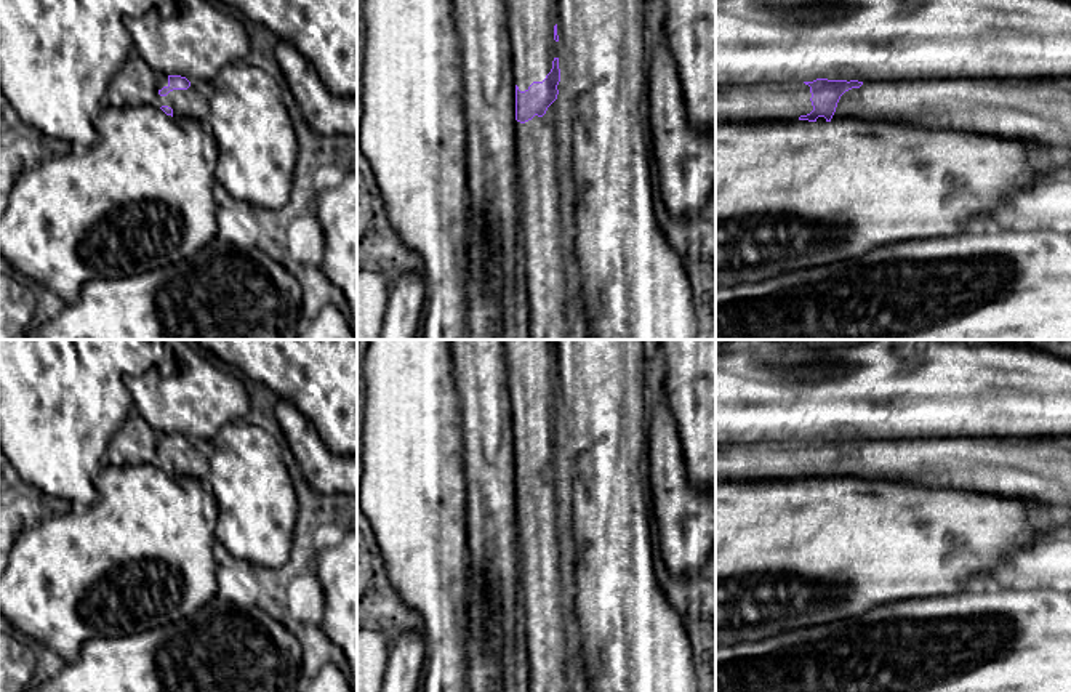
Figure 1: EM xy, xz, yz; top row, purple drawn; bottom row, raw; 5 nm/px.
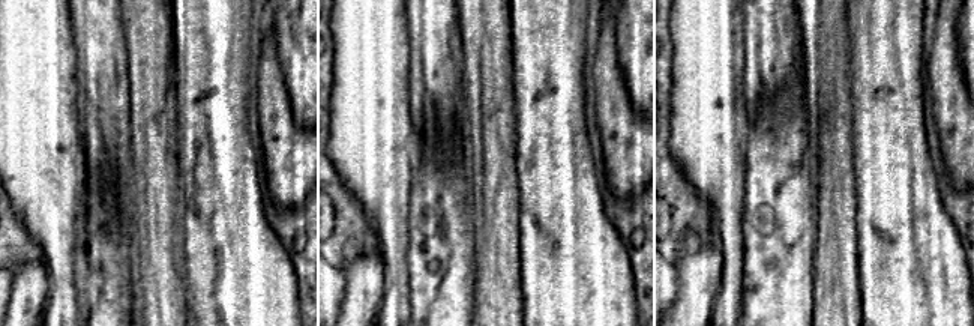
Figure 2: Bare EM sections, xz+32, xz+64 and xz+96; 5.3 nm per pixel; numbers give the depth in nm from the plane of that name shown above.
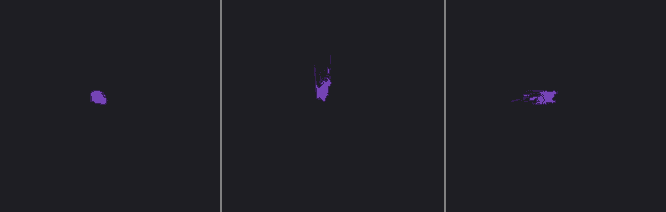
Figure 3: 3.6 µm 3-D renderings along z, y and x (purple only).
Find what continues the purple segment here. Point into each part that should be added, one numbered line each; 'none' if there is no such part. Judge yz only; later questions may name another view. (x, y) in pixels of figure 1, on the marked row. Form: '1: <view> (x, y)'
1: yz (764, 100)
2: yz (1038, 111)

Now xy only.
1: xy (191, 104)

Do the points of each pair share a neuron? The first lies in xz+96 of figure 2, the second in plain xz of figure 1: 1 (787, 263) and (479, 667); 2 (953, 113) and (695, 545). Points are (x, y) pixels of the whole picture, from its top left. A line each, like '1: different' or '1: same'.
1: same
2: same

